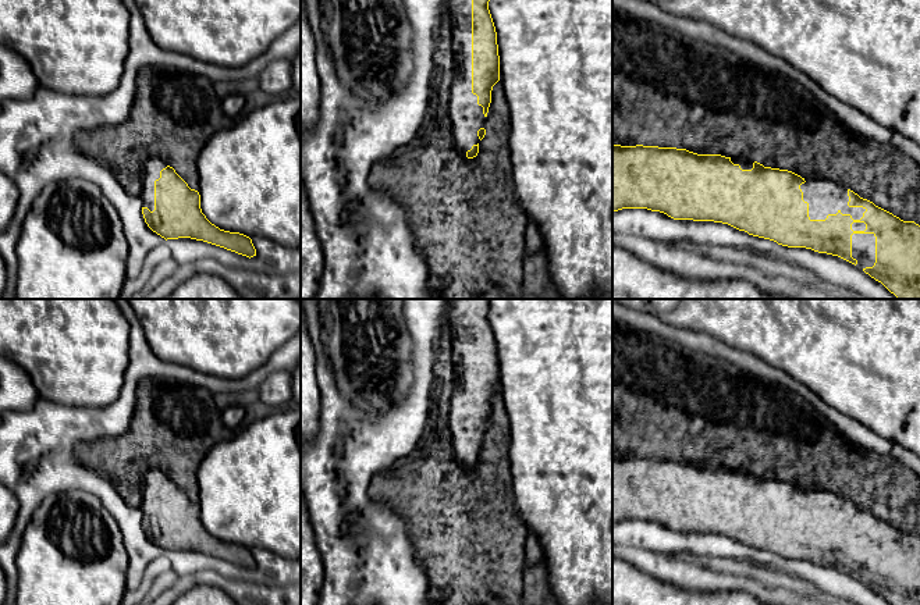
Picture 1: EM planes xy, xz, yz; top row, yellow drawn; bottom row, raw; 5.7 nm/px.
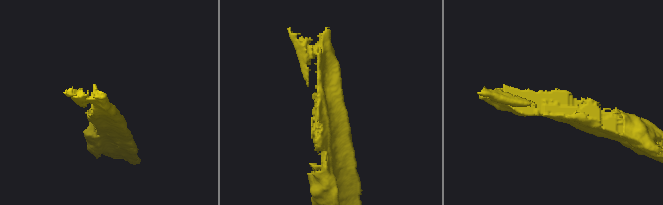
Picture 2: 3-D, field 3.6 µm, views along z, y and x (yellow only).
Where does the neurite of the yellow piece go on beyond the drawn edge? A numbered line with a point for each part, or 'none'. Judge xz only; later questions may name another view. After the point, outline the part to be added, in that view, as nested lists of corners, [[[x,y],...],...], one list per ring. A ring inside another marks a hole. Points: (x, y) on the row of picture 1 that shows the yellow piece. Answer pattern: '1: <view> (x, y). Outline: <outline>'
1: xz (466, 116). Outline: [[[448,0],[450,49],[454,79],[448,110],[457,146],[462,156],[480,142],[477,131],[487,117],[472,93],[472,0]]]

